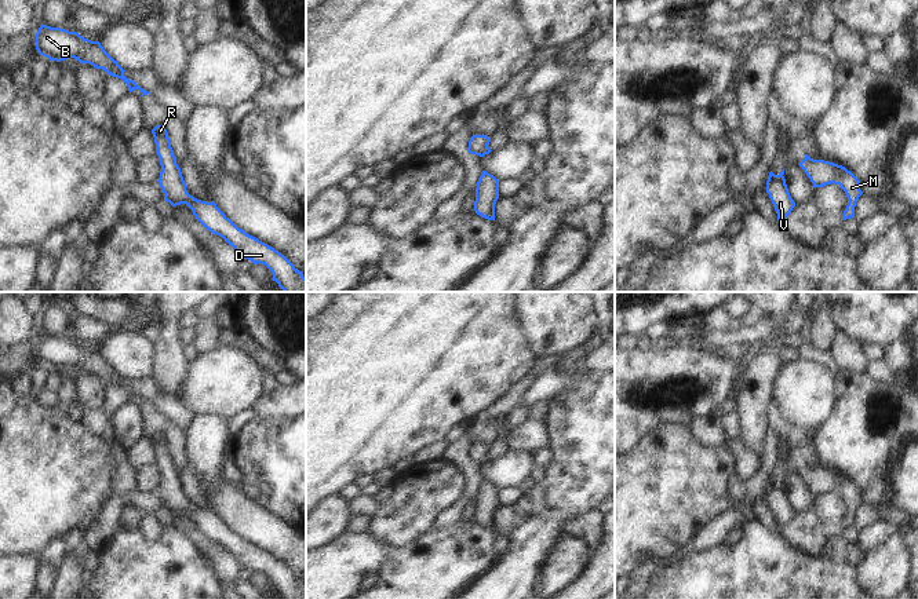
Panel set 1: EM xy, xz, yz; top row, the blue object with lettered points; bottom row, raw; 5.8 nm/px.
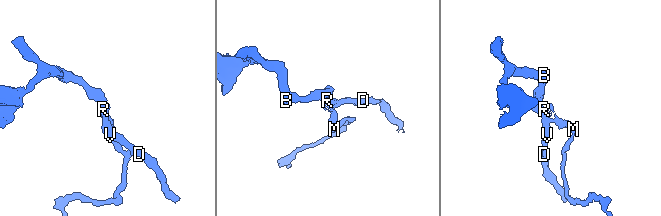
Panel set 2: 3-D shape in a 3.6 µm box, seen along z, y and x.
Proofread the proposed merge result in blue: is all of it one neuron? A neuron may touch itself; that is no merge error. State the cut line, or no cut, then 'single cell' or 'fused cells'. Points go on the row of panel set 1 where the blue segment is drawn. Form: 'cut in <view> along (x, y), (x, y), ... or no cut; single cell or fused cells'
cut in xz along (487, 146), (484, 153); fused cells

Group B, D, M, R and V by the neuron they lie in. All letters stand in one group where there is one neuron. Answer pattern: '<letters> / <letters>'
B D R V / M

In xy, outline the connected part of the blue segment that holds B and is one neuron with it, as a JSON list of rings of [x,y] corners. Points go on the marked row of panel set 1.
[[[41,25],[36,33],[36,50],[50,61],[61,62],[74,58],[80,63],[90,63],[105,70],[106,74],[121,78],[130,92],[139,90],[141,96],[150,94],[124,76],[125,70],[103,50],[99,41],[84,39],[77,32]]]

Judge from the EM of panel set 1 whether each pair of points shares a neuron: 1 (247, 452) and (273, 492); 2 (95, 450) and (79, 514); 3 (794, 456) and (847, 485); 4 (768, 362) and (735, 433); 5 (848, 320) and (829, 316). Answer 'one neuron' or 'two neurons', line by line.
1: one neuron
2: one neuron
3: one neuron
4: two neurons
5: two neurons

